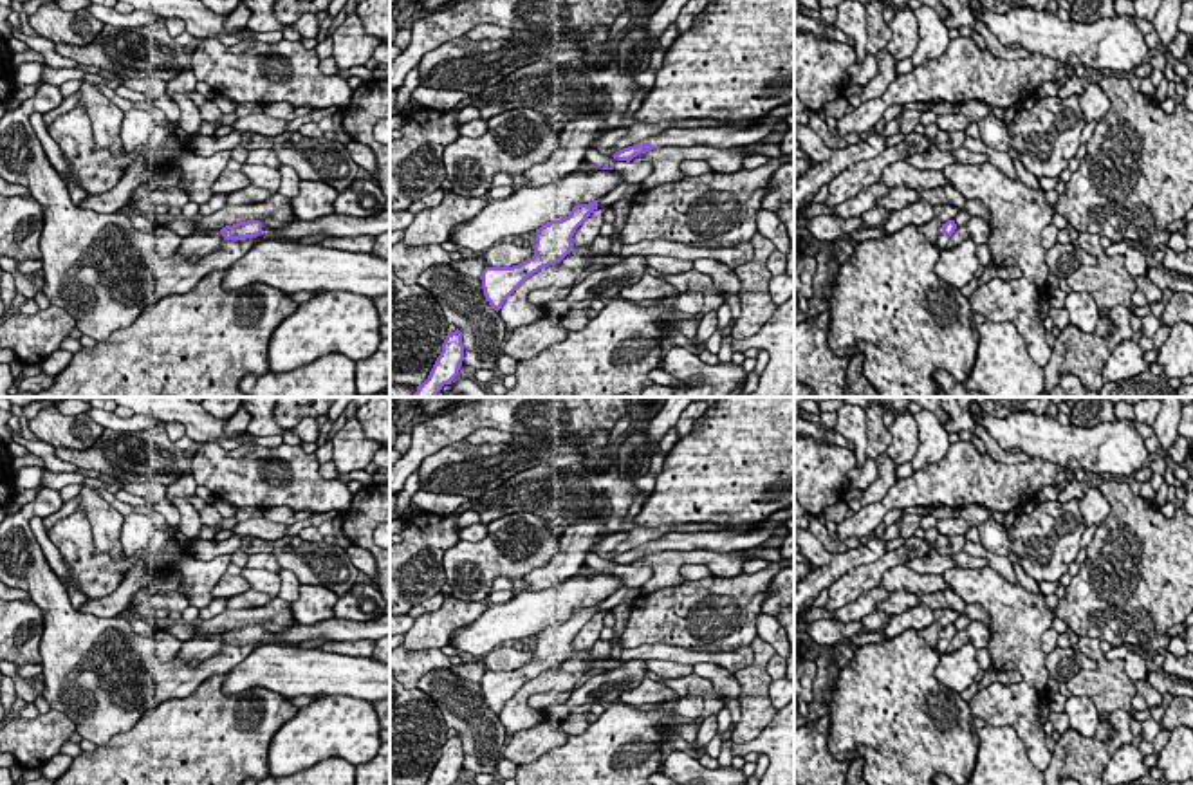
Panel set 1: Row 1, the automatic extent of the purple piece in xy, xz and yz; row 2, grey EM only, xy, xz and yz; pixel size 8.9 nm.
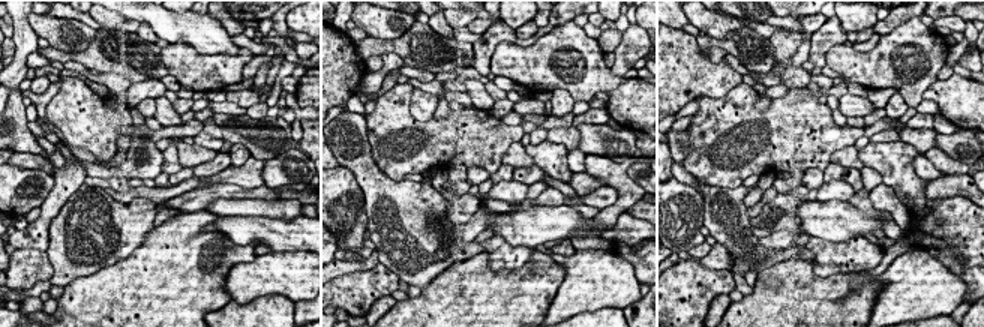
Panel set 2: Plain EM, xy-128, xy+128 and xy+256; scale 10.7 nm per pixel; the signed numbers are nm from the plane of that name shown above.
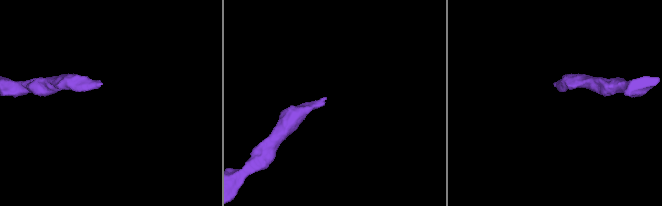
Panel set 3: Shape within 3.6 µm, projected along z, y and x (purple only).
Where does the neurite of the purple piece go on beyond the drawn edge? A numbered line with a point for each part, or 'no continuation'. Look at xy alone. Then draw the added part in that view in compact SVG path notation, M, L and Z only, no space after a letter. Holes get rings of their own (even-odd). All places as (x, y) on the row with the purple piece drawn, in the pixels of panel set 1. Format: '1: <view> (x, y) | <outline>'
1: xy (313, 239) | M276 231L273 238L247 236L247 238L240 238L240 242L260 244L264 240L276 240L276 242L289 242L289 244L298 244L298 245L319 245L327 236L330 235L309 235L305 238L287 238Z

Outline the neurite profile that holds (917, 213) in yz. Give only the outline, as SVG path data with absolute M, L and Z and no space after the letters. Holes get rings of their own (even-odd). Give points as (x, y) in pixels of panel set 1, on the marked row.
M920 199L917 202L906 204L901 209L890 211L883 229L886 235L893 235L904 229L906 226L926 226L933 218L933 206Z

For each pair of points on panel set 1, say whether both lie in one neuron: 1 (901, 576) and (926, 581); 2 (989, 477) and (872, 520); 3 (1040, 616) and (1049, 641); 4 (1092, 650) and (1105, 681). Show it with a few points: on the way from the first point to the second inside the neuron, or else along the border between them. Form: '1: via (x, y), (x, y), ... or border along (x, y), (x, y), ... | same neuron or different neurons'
1: via (906, 580), (921, 581) | same neuron
2: via (961, 484), (924, 495), (901, 495) | same neuron
3: border along (1051, 628), (1042, 636), (1042, 650), (1045, 654) | different neurons
4: via (1098, 657), (1105, 674) | same neuron

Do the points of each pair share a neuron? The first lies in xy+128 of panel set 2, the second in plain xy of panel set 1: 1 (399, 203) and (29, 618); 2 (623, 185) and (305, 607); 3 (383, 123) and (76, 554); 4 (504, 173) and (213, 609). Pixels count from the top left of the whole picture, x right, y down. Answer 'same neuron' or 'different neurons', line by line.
1: different neurons
2: same neuron
3: same neuron
4: same neuron

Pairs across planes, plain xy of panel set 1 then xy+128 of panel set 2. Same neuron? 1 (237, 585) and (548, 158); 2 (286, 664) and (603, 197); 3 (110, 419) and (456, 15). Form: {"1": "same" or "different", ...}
{"1": "different", "2": "different", "3": "same"}

